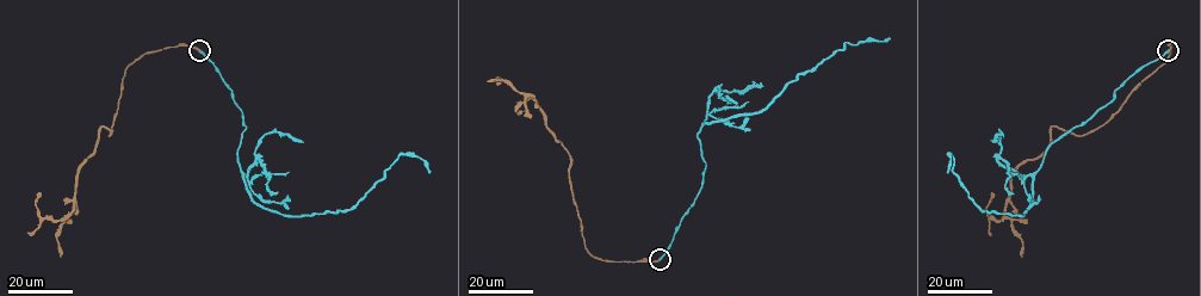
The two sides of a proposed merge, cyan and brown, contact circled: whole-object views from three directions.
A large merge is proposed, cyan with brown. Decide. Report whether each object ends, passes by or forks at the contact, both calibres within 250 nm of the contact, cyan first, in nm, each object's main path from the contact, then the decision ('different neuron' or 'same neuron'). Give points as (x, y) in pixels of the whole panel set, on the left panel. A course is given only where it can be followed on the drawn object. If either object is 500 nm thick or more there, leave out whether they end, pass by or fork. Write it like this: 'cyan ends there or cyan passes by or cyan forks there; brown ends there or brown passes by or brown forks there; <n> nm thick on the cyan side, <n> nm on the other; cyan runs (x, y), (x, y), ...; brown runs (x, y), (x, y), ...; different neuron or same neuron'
cyan ends there; brown ends there; 440 nm thick on the cyan side, 320 nm on the other; cyan runs (199, 50), (242, 112), (237, 159), (249, 197), (264, 208), (346, 210), (401, 154), (419, 156), (429, 172); brown runs (199, 50), (177, 45), (135, 59), (110, 136), (101, 125), (76, 177), (73, 210), (41, 217), (39, 192); same neuron

